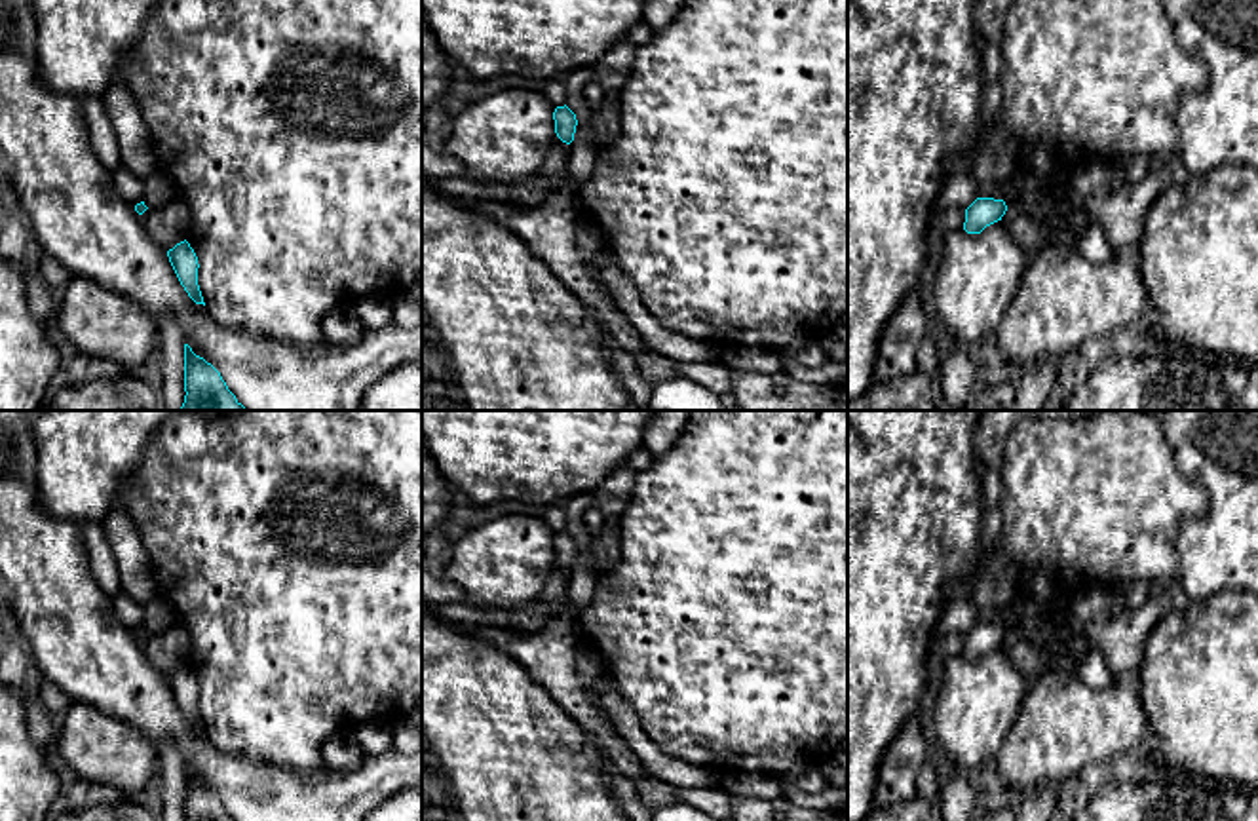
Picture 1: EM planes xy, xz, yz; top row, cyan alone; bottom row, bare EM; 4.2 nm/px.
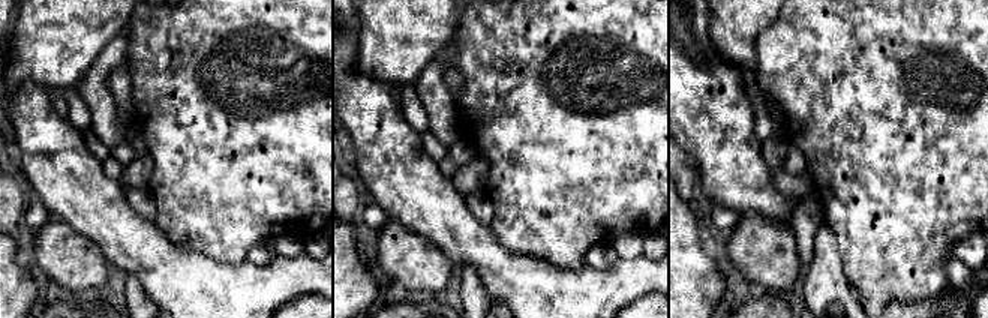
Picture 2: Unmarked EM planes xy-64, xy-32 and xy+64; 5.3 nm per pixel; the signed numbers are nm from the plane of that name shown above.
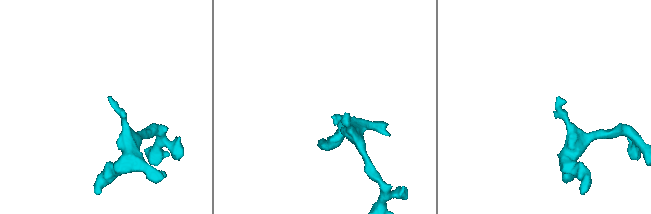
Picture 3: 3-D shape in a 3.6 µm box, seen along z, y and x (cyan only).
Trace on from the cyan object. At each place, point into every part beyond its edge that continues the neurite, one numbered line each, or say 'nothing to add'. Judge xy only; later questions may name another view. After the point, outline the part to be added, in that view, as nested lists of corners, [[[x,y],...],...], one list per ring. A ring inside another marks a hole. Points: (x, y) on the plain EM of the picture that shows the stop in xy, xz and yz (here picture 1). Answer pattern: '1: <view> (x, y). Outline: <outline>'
nothing to add

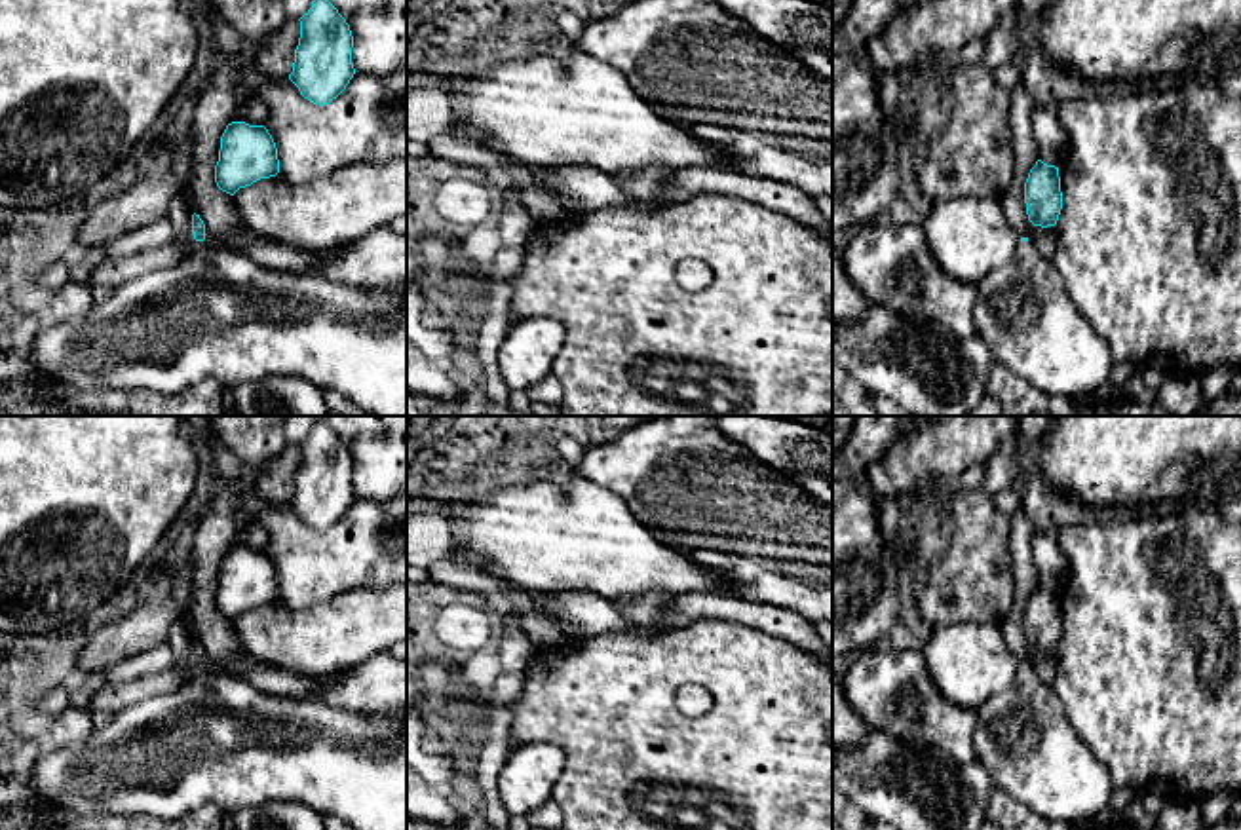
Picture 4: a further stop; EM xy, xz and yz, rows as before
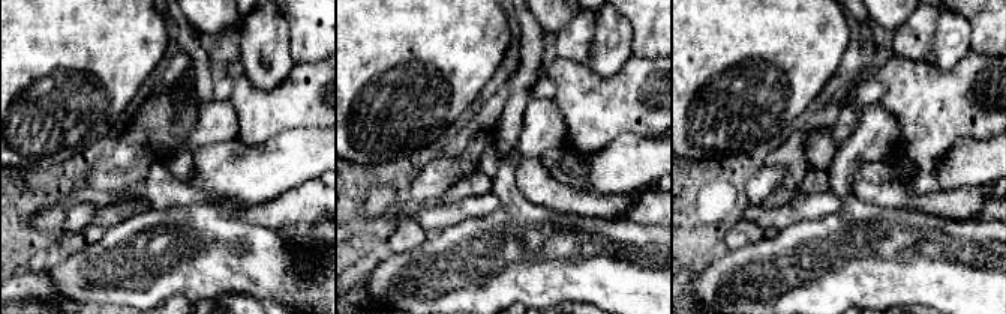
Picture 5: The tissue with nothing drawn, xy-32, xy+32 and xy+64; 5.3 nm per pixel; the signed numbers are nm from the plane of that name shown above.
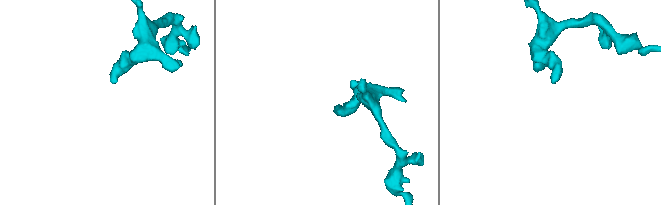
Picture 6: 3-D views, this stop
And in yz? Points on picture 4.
1: yz (1023, 737). Outline: [[[1021,667],[1015,680],[975,712],[975,760],[988,771],[994,786],[1030,813],[1049,822],[1074,824],[1093,819],[1110,803],[1116,784],[1108,769],[1076,733],[1053,688],[1030,667]]]

